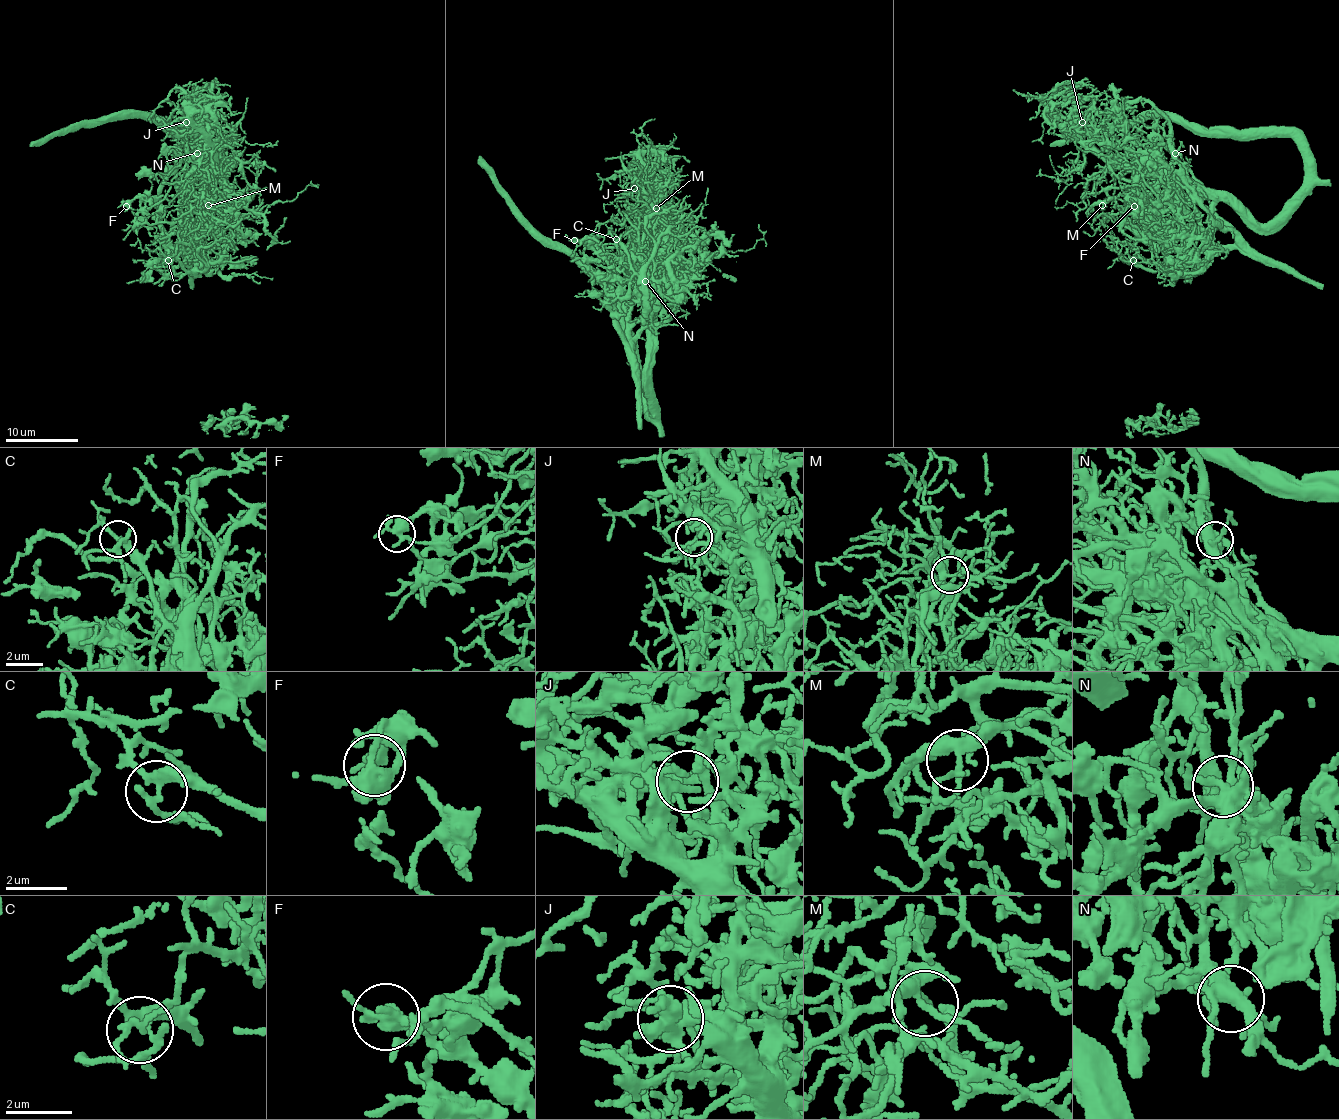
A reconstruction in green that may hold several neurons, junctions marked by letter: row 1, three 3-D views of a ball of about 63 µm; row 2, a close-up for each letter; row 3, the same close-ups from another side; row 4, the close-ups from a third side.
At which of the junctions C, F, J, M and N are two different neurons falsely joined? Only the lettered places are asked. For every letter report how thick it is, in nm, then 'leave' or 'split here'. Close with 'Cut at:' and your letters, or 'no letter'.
C: 280 nm | leave
F: 360 nm | split here
J: 300 nm | leave
M: 300 nm | leave
N: 480 nm | leave
Cut at: F

